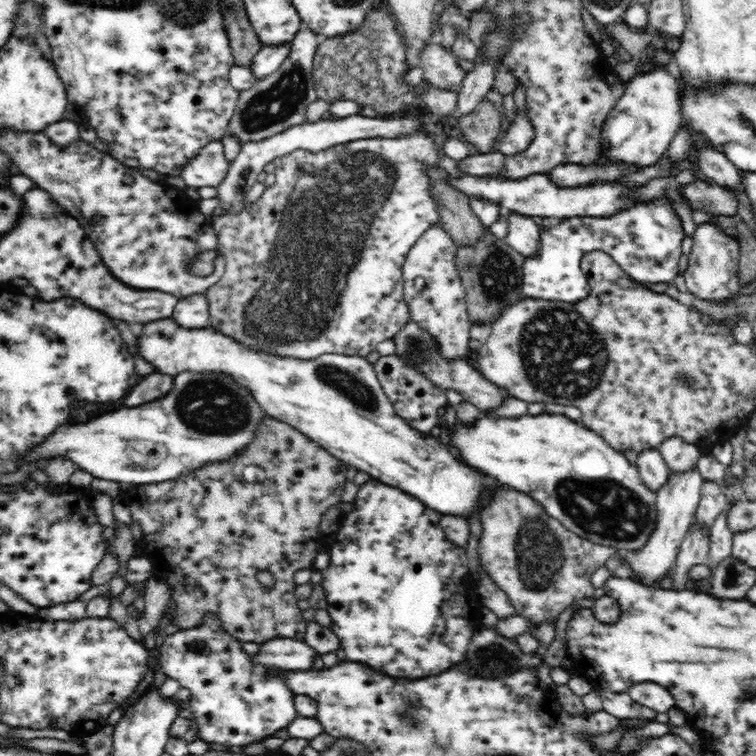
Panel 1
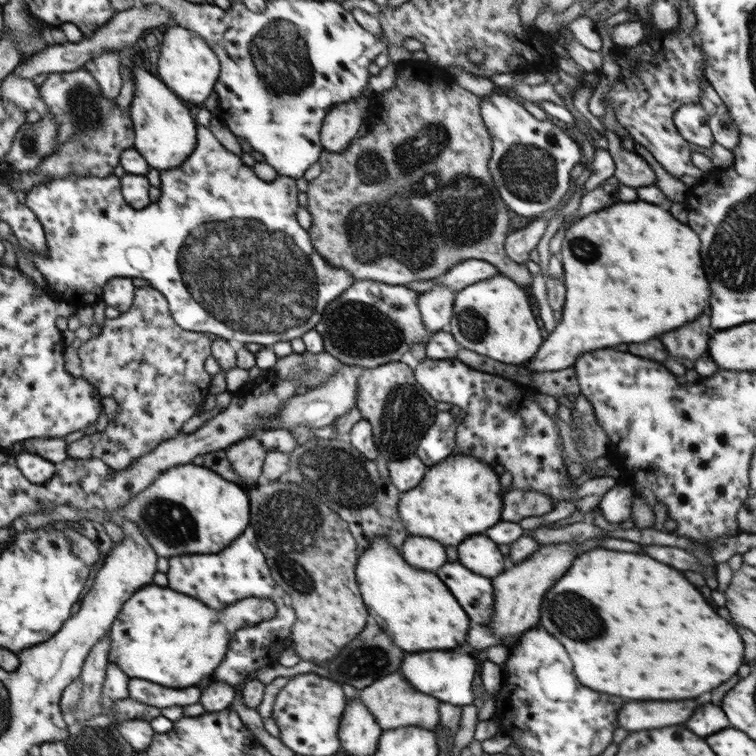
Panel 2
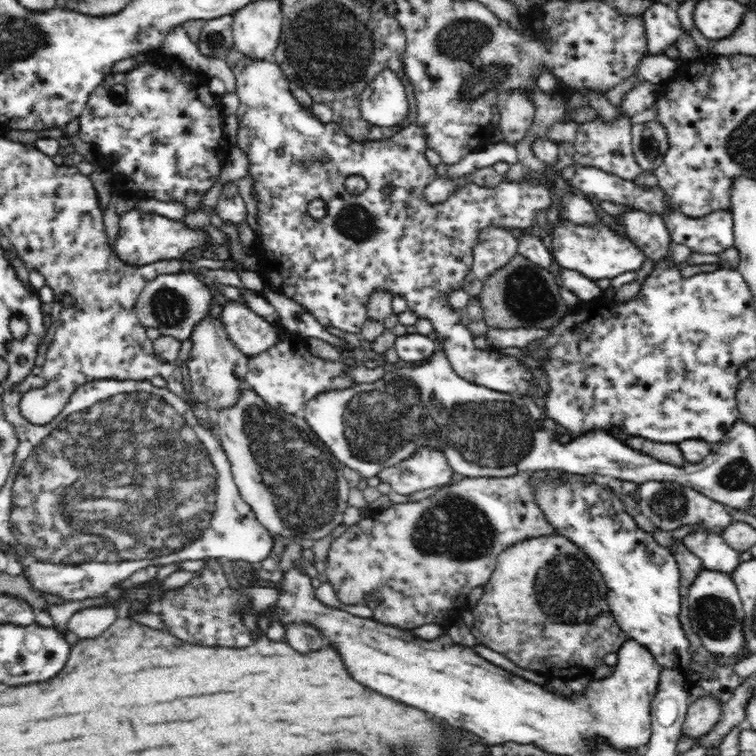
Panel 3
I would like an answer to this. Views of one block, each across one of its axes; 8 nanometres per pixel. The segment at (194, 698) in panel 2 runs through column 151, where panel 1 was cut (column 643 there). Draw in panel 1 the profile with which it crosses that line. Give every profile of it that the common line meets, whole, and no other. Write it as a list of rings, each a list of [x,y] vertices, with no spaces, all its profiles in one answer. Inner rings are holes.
[[[638,682],[628,688],[627,693],[637,704],[654,710],[656,713],[668,713],[670,708],[675,708],[674,697],[666,688],[656,682]]]

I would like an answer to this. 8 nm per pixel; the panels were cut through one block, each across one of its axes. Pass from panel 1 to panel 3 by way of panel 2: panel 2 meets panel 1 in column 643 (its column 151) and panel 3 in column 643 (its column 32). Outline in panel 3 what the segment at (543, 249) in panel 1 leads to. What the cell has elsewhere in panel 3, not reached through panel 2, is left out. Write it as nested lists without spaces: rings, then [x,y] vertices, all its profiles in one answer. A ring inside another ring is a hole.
[[[582,165],[576,168],[576,174],[569,181],[568,185],[575,192],[585,196],[590,196],[593,200],[600,202],[612,202],[624,208],[639,208],[642,212],[656,212],[663,217],[664,224],[668,233],[675,244],[684,244],[690,248],[691,252],[698,254],[708,254],[713,256],[720,255],[724,248],[730,248],[734,242],[733,218],[731,212],[716,211],[702,216],[700,218],[690,218],[682,211],[672,209],[671,198],[657,187],[640,187],[633,183],[633,180],[624,180],[618,176],[612,175],[603,169],[588,167]],[[602,219],[593,225],[577,225],[560,220],[556,222],[556,228],[547,240],[553,257],[562,268],[575,270],[594,281],[600,278],[612,280],[624,272],[636,272],[642,268],[646,256],[630,241],[627,232],[615,232]]]

